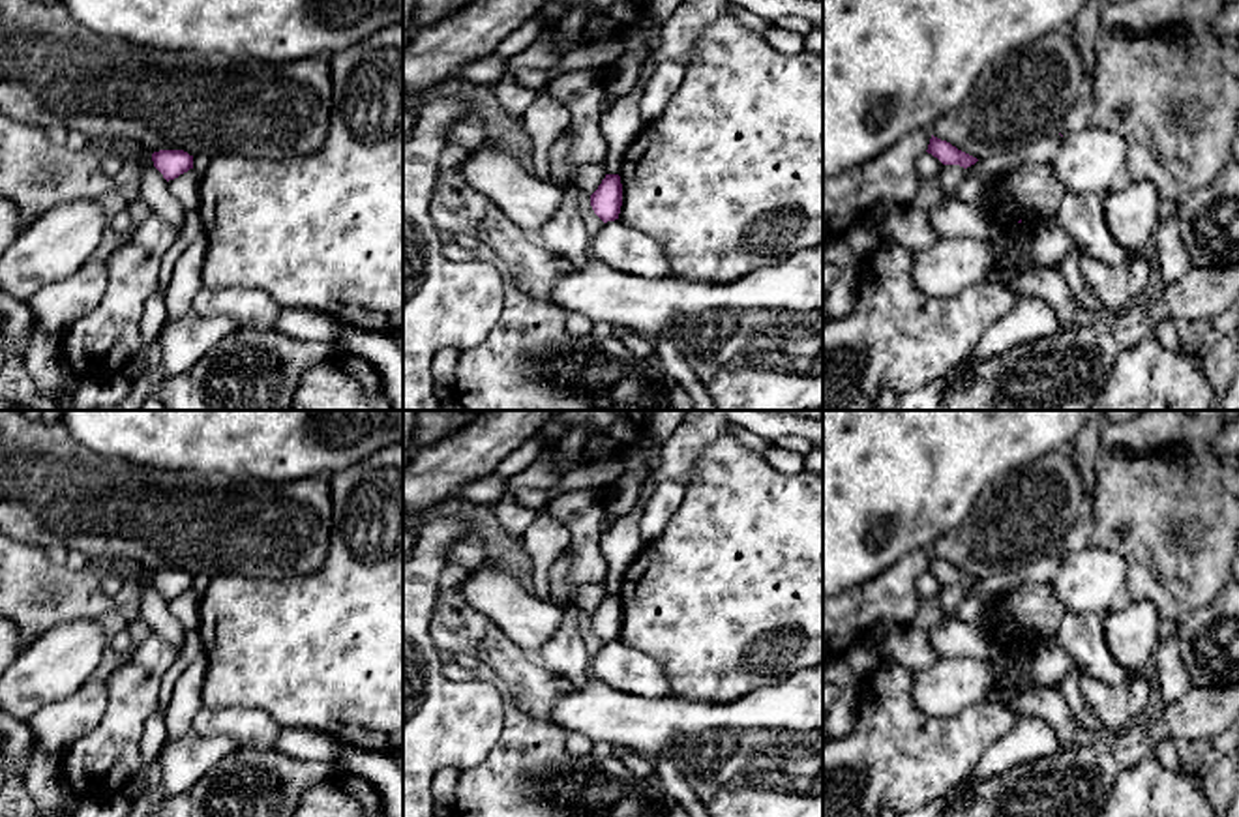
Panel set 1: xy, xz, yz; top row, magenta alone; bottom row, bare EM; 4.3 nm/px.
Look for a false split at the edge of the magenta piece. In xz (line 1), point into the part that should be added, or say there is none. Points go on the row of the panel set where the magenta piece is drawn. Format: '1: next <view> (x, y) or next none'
1: next none

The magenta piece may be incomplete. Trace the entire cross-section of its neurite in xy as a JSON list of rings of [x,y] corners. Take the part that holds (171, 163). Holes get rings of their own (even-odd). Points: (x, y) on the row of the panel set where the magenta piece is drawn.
[[[184,150],[154,152],[152,161],[154,161],[154,167],[163,174],[167,182],[193,169],[193,156],[189,156]]]

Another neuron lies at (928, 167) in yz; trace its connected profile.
[[[924,152],[917,161],[917,171],[922,182],[937,178],[941,167],[943,163],[928,152]]]

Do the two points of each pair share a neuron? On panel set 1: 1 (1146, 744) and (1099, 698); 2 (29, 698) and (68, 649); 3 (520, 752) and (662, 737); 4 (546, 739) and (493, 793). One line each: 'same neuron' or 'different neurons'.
1: different neurons
2: same neuron
3: different neurons
4: same neuron

